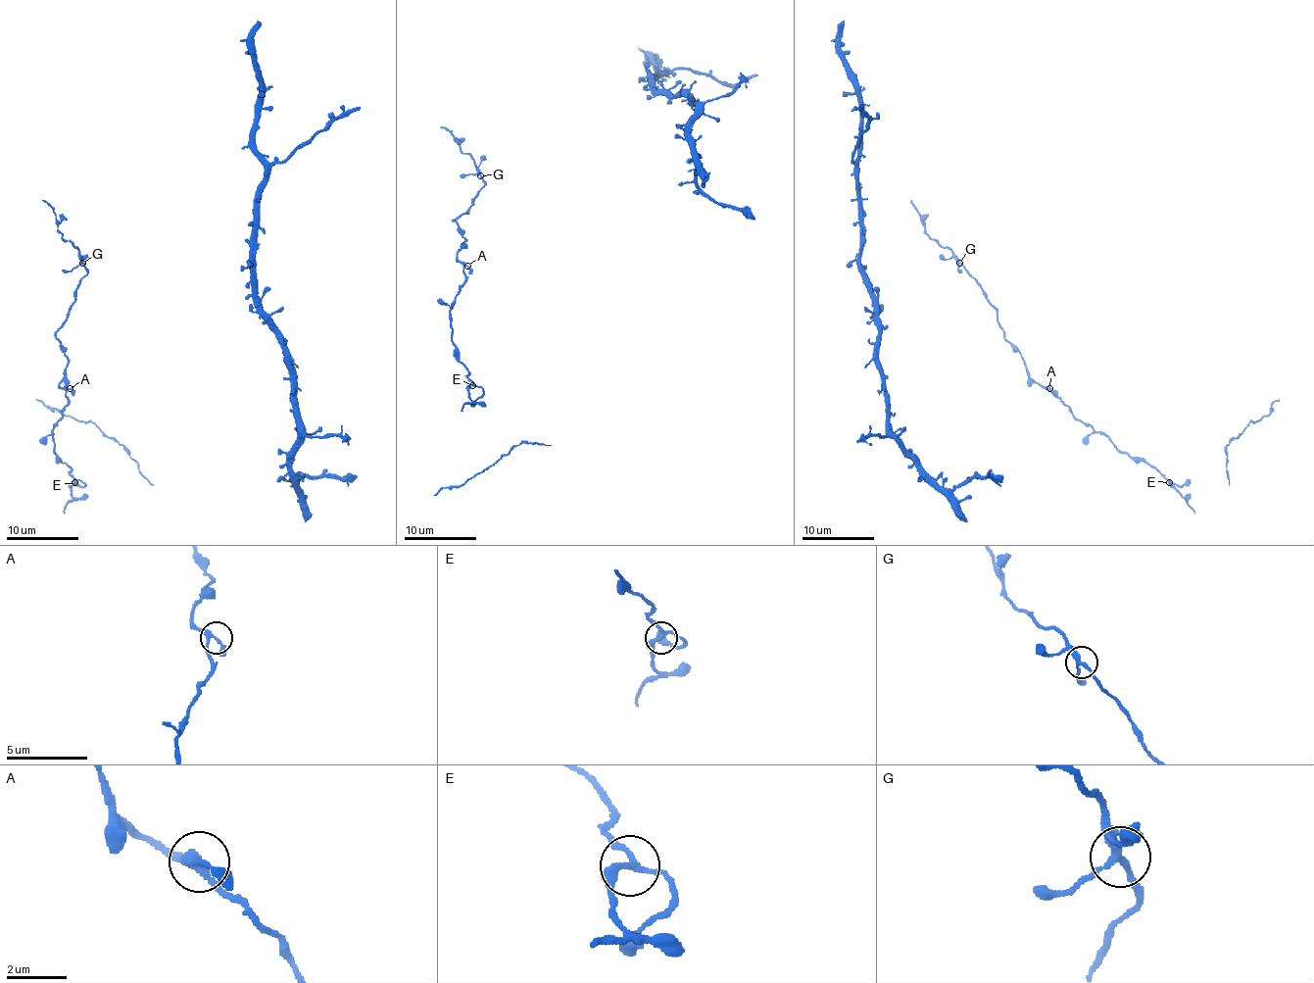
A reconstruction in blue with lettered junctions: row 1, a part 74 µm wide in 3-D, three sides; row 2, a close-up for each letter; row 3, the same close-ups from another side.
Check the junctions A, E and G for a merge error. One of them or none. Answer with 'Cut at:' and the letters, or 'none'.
Cut at: none

